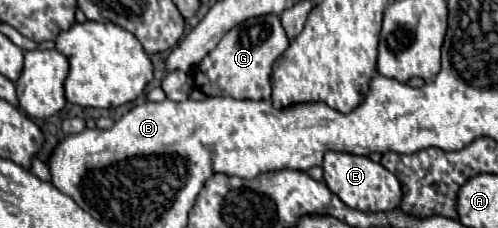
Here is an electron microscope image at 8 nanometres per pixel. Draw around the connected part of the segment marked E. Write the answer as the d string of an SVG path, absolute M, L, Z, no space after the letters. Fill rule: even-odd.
M326 152L324 154L324 182L328 188L350 208L362 212L390 212L400 206L402 188L398 178L388 172L382 164L372 162L368 156L356 156L346 152Z

